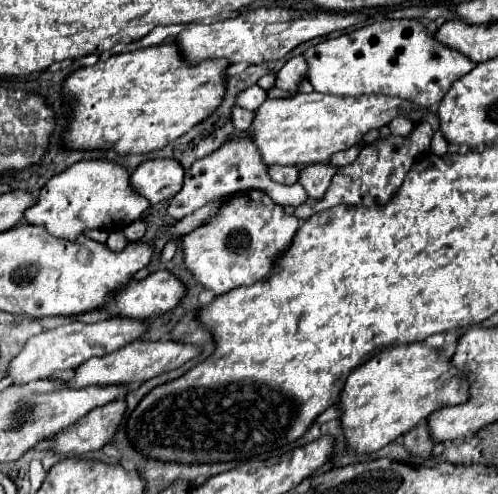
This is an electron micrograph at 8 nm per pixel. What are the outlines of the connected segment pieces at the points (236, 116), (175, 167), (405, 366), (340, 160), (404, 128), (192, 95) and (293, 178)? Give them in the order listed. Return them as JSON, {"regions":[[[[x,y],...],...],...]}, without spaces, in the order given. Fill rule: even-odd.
{"regions":[[[[235,107],[233,109],[233,125],[237,131],[243,131],[243,129],[249,129],[251,121],[255,119],[255,113],[253,111],[247,111],[247,109],[241,109],[241,107]]],[[[149,159],[133,171],[131,185],[155,205],[159,201],[169,201],[181,191],[183,175],[183,165],[177,159]]],[[[415,341],[409,345],[393,345],[379,353],[375,353],[367,363],[357,367],[343,389],[339,407],[343,407],[343,429],[347,435],[347,447],[355,453],[373,453],[381,447],[395,441],[399,435],[405,435],[409,429],[413,429],[417,423],[425,421],[433,411],[447,407],[447,405],[459,405],[469,399],[469,387],[467,379],[459,375],[459,371],[453,367],[451,359],[441,359],[441,349],[427,345],[425,341]]],[[[355,145],[355,147],[351,147],[351,149],[347,149],[347,151],[339,151],[339,153],[335,153],[335,157],[331,157],[331,163],[333,165],[337,165],[337,167],[343,167],[343,165],[349,165],[349,163],[353,163],[355,159],[357,159],[357,155],[359,155],[359,147]]],[[[397,117],[397,121],[389,125],[391,135],[399,135],[399,137],[409,137],[411,131],[413,131],[413,127],[415,125],[409,119],[405,119],[405,117]]],[[[173,41],[157,47],[111,55],[109,59],[99,61],[93,67],[81,67],[67,77],[63,87],[65,95],[73,95],[77,99],[71,117],[71,127],[65,133],[67,147],[89,149],[89,151],[113,147],[121,155],[127,153],[141,155],[163,149],[167,143],[179,139],[181,135],[185,135],[187,131],[191,131],[195,125],[199,125],[217,111],[227,91],[227,75],[225,75],[227,67],[229,67],[227,59],[213,59],[191,65],[183,61],[179,47]]],[[[271,165],[269,167],[269,177],[283,185],[297,183],[299,173],[301,173],[301,167],[297,167],[297,165]]]]}

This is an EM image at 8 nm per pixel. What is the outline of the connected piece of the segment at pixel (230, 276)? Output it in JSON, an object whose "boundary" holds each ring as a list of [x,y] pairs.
{"boundary":[[[245,191],[227,199],[217,217],[207,225],[183,237],[185,265],[203,287],[223,295],[235,287],[253,285],[267,277],[277,257],[289,249],[297,229],[299,219],[287,215],[263,191]]]}

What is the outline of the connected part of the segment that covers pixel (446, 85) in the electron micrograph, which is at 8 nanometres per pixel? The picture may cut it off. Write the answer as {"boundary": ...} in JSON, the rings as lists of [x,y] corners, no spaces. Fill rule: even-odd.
{"boundary":[[[385,19],[361,29],[355,29],[351,33],[345,33],[335,39],[327,39],[323,43],[317,43],[309,47],[303,53],[307,61],[307,79],[311,81],[313,89],[317,93],[331,93],[331,95],[397,95],[403,99],[409,99],[415,105],[421,107],[437,107],[437,103],[445,97],[445,93],[451,89],[451,85],[467,75],[477,63],[473,63],[463,53],[449,49],[441,45],[417,19]]]}

